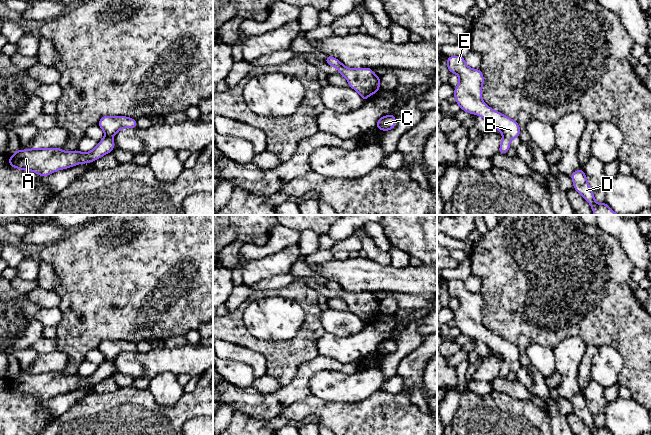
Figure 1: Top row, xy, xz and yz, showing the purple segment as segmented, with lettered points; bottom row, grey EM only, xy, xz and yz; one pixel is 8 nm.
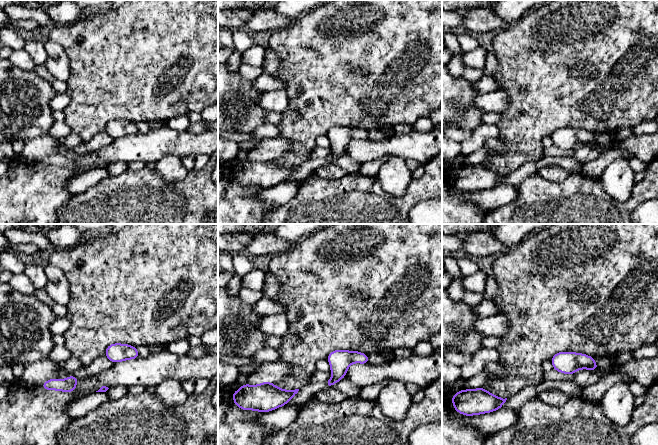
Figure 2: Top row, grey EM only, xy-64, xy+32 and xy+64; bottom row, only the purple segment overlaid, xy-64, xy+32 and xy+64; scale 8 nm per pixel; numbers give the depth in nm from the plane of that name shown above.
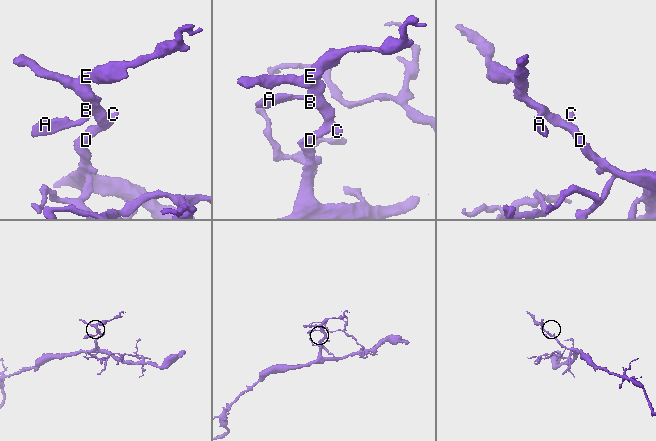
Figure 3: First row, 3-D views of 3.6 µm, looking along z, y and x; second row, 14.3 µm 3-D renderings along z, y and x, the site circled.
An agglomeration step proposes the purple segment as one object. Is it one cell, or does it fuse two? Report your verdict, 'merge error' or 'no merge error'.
no merge error

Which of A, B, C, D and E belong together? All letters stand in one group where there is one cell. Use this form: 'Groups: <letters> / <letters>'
Groups: A B C D E

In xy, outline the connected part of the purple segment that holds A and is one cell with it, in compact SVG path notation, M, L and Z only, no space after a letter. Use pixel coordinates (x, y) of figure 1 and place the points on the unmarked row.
M126 340L102 341L98 346L104 355L105 361L98 369L87 377L78 374L63 375L60 372L32 372L14 376L8 383L8 387L17 393L33 395L41 401L45 401L58 394L67 393L77 388L93 386L105 378L109 378L114 372L113 361L123 352L136 352L137 346Z

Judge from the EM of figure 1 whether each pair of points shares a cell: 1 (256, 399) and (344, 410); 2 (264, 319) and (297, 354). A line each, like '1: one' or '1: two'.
1: two
2: two

